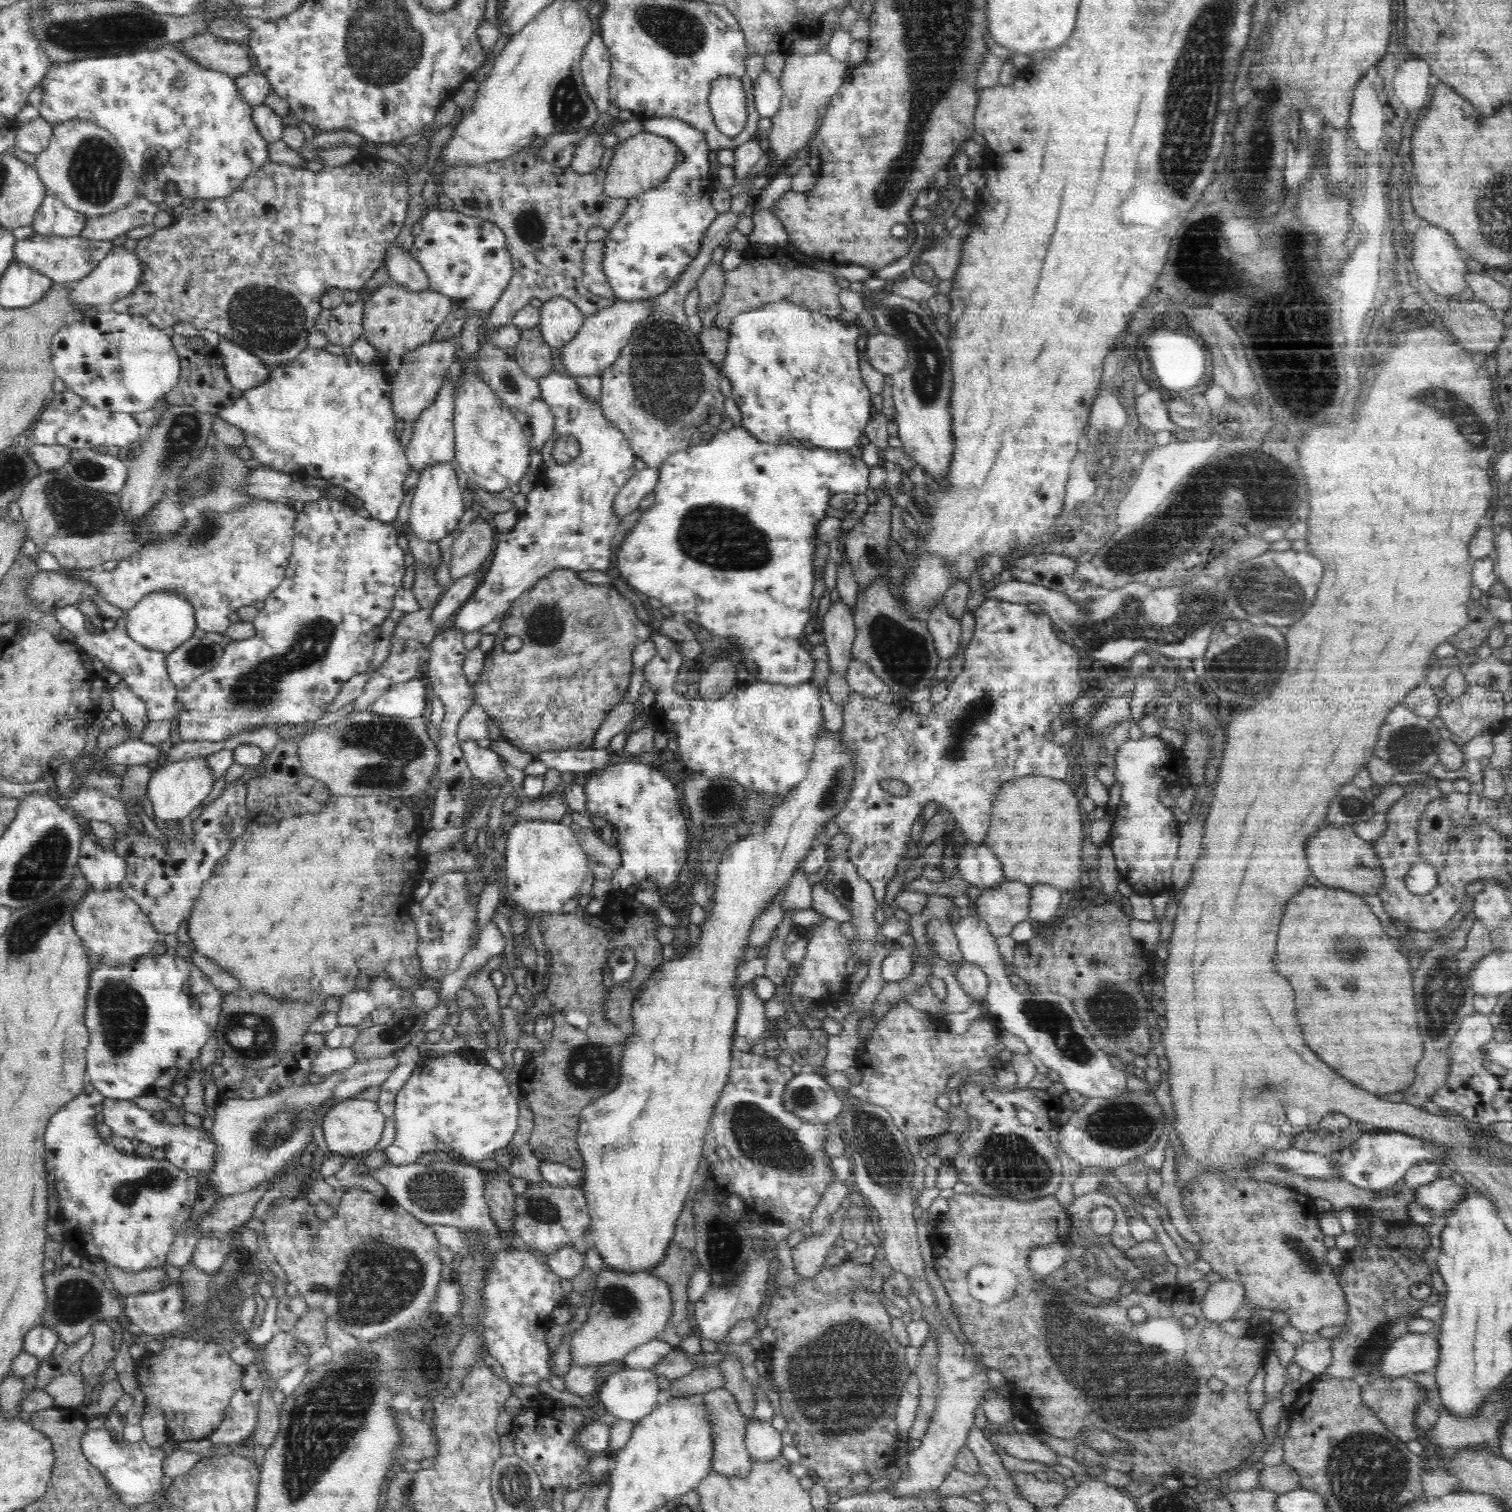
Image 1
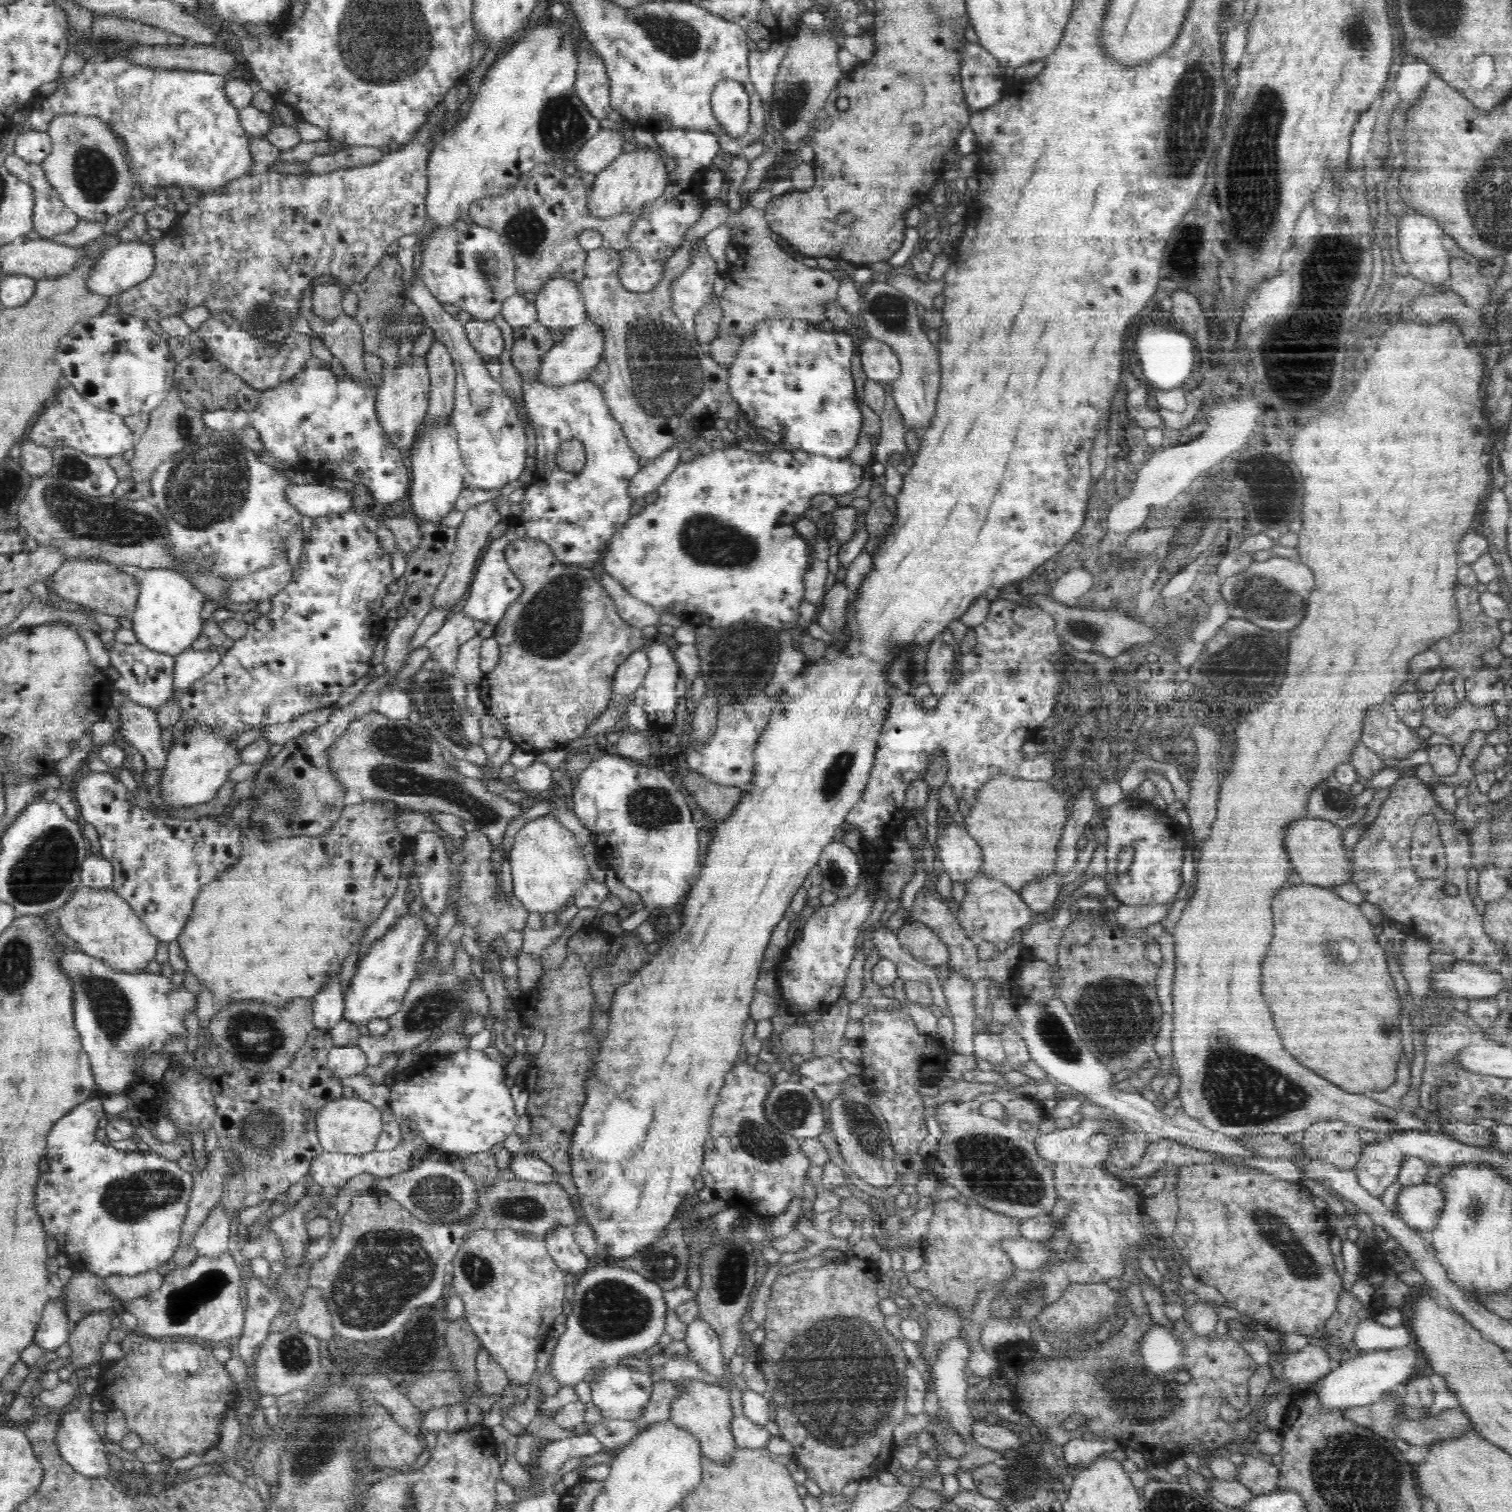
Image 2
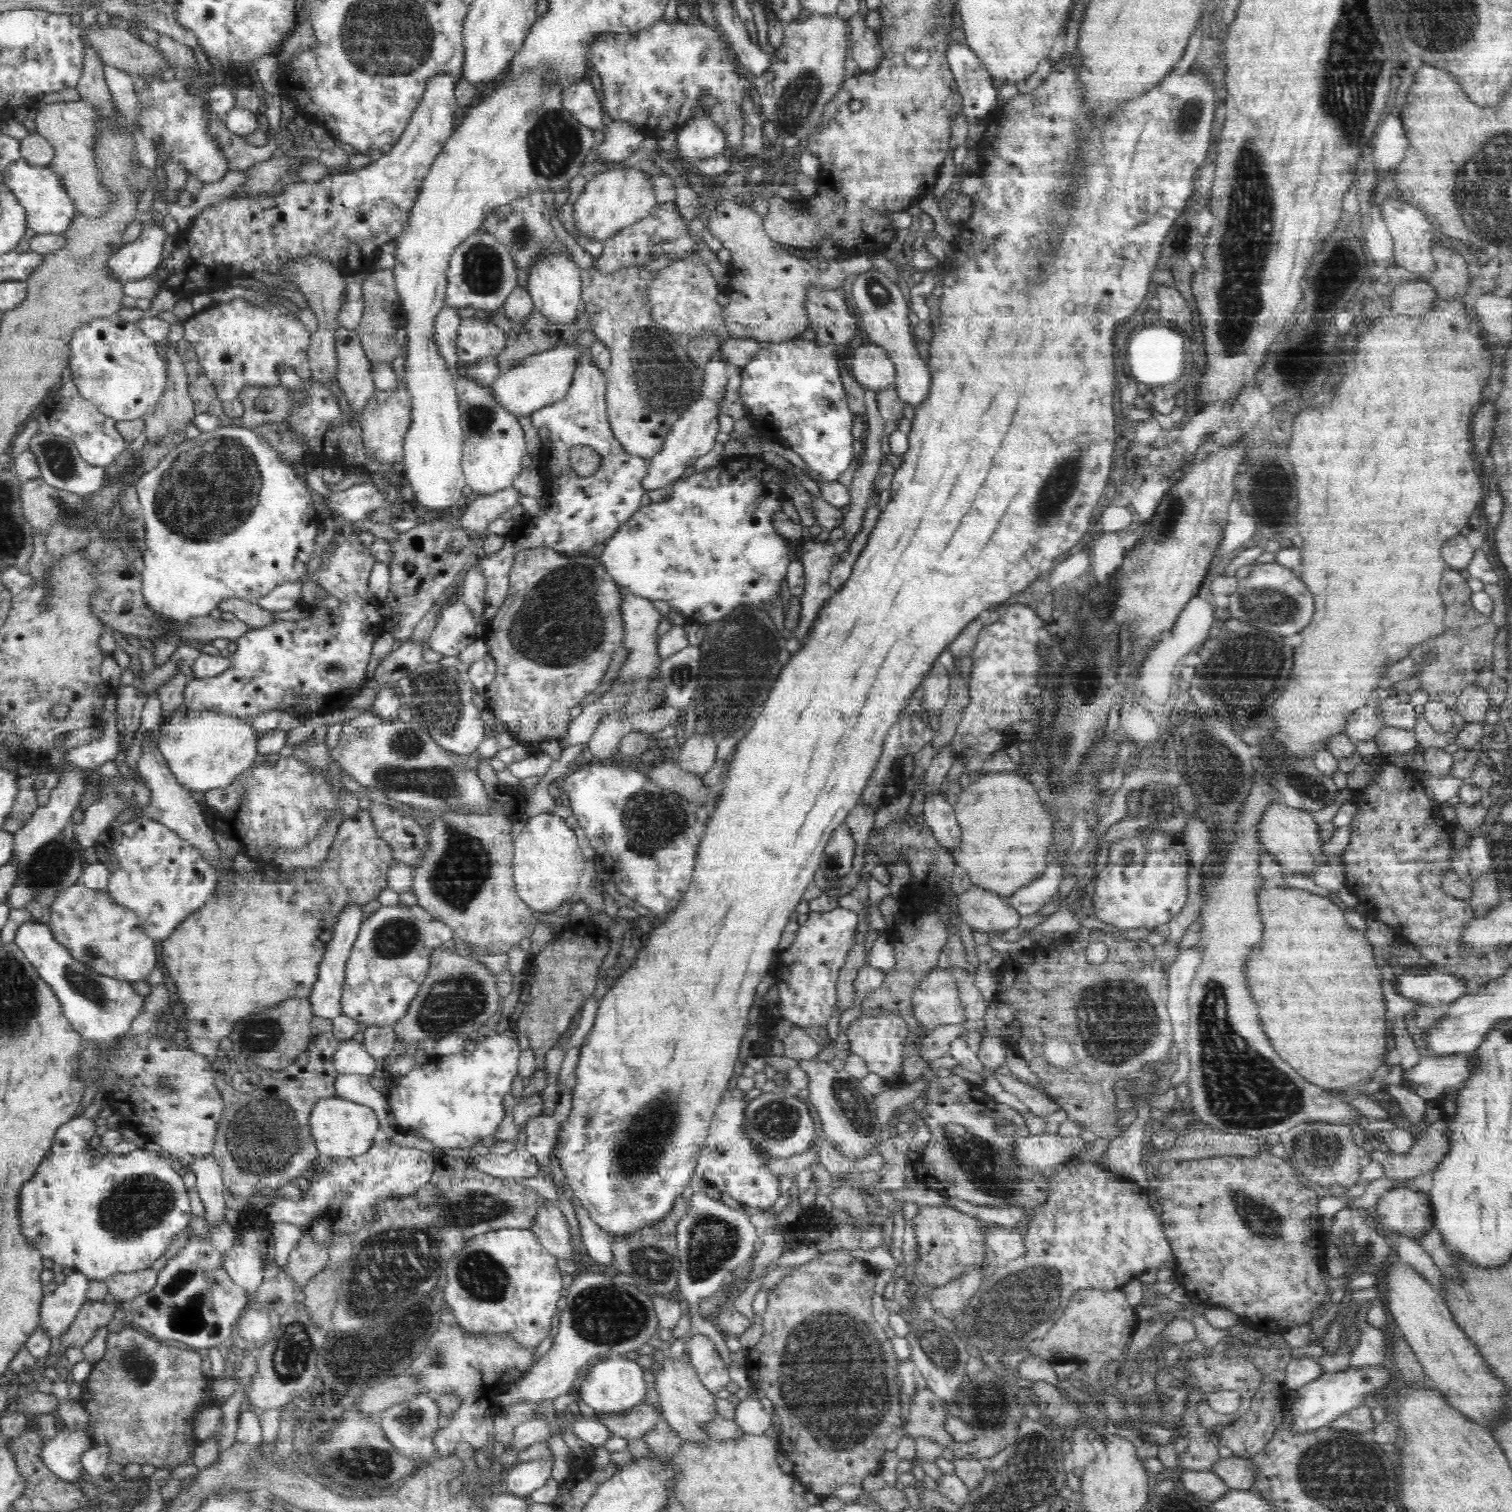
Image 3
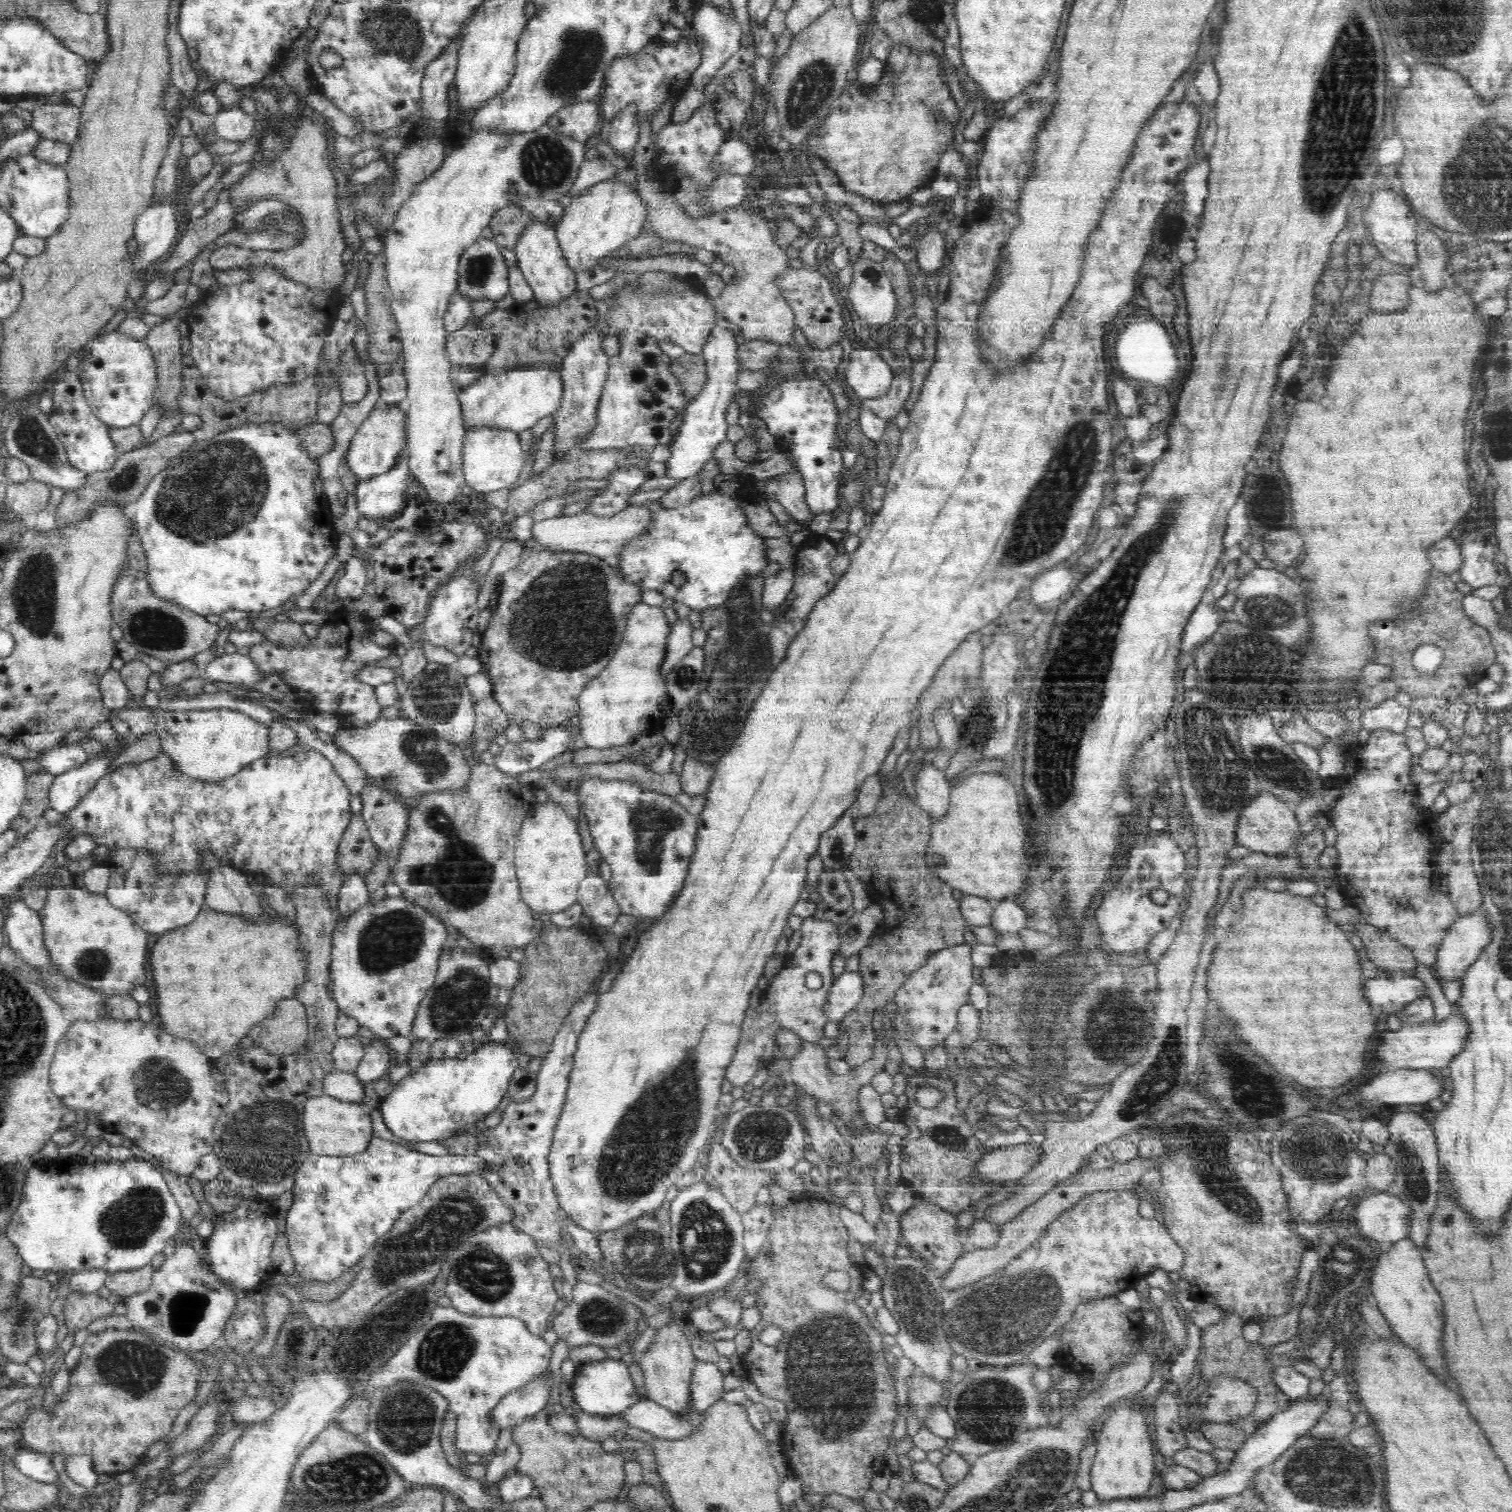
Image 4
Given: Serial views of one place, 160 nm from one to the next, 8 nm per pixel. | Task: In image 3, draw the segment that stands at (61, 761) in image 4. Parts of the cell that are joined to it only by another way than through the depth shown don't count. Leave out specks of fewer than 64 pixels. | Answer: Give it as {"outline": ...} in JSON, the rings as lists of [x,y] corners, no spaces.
{"outline":[[[106,696],[105,711],[102,713],[103,737],[92,740],[88,744],[69,749],[65,754],[65,762],[74,764],[81,770],[98,768],[106,761],[112,761],[118,754],[117,696]]]}

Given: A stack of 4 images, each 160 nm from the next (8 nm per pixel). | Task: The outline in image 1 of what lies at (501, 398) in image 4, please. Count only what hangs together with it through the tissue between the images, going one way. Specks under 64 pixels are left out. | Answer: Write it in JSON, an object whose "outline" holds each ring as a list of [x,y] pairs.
{"outline":[[[639,299],[634,301],[619,300],[612,303],[608,308],[585,317],[576,336],[570,342],[567,342],[566,346],[560,351],[560,362],[564,366],[566,375],[573,378],[601,376],[604,369],[608,369],[608,366],[612,366],[616,362],[616,358],[619,358],[620,350],[630,340],[636,325],[647,319],[648,315],[651,315],[651,302],[648,299]]]}

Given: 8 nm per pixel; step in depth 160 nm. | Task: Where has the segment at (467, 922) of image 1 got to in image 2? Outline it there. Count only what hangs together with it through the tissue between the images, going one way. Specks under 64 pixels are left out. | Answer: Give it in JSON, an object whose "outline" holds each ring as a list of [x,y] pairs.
{"outline":[[[432,831],[414,836],[414,872],[417,874],[424,905],[432,912],[442,914],[448,907],[448,893],[453,875],[449,847]]]}

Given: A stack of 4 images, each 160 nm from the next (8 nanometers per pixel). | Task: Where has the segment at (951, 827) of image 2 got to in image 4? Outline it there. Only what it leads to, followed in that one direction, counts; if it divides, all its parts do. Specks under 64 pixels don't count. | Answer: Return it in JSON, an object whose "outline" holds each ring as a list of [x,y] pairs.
{"outline":[[[918,765],[913,773],[917,803],[931,819],[939,819],[946,814],[950,806],[951,781],[946,779],[944,771],[936,765]]]}

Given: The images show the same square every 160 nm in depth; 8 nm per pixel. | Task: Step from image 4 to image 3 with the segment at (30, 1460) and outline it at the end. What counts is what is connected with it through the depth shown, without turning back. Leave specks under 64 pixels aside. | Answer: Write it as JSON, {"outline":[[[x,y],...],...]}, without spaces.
{"outline":[[[64,1427],[53,1439],[46,1440],[40,1459],[60,1480],[79,1482],[83,1470],[80,1458],[95,1446],[87,1429],[71,1432]]]}

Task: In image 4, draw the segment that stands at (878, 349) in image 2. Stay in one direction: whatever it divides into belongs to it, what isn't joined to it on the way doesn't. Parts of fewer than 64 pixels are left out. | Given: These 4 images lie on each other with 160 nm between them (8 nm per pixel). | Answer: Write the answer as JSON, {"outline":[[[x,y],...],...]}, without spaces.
{"outline":[[[877,348],[852,351],[845,383],[856,401],[886,394],[894,377],[892,368],[880,357]]]}

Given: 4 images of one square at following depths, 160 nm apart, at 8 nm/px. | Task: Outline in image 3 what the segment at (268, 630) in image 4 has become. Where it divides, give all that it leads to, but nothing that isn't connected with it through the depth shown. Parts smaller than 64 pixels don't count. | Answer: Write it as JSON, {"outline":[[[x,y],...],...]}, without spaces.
{"outline":[[[228,598],[228,600],[220,602],[218,608],[221,611],[232,612],[232,614],[235,614],[236,619],[245,622],[251,630],[271,626],[270,624],[274,624],[279,620],[274,617],[272,611],[262,609],[257,604],[239,598]]]}

